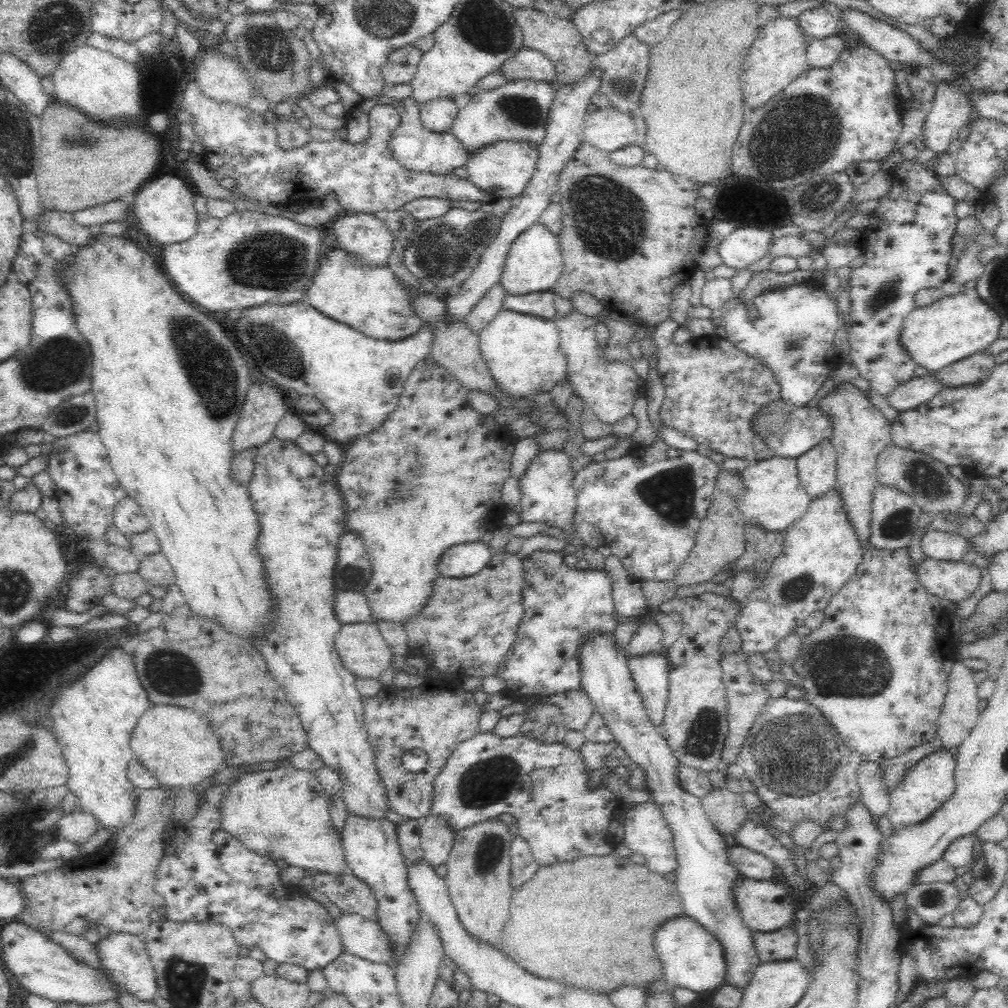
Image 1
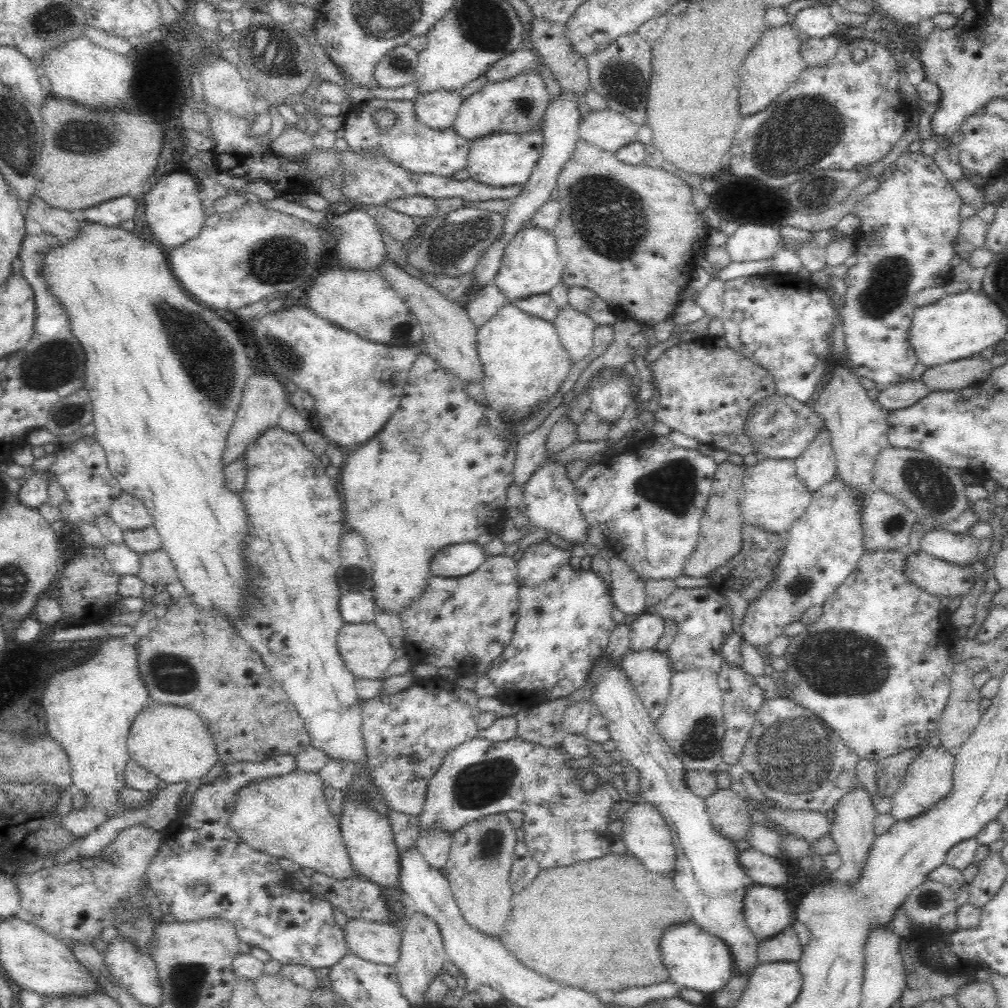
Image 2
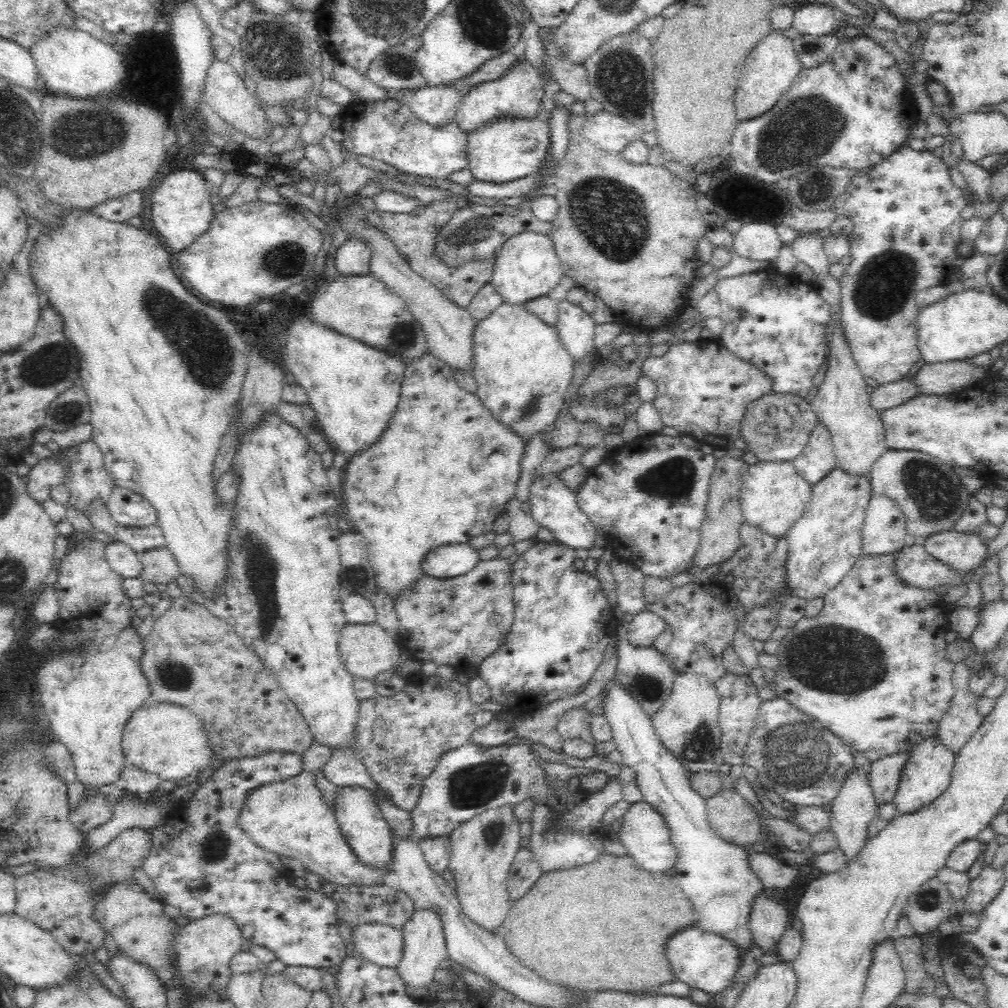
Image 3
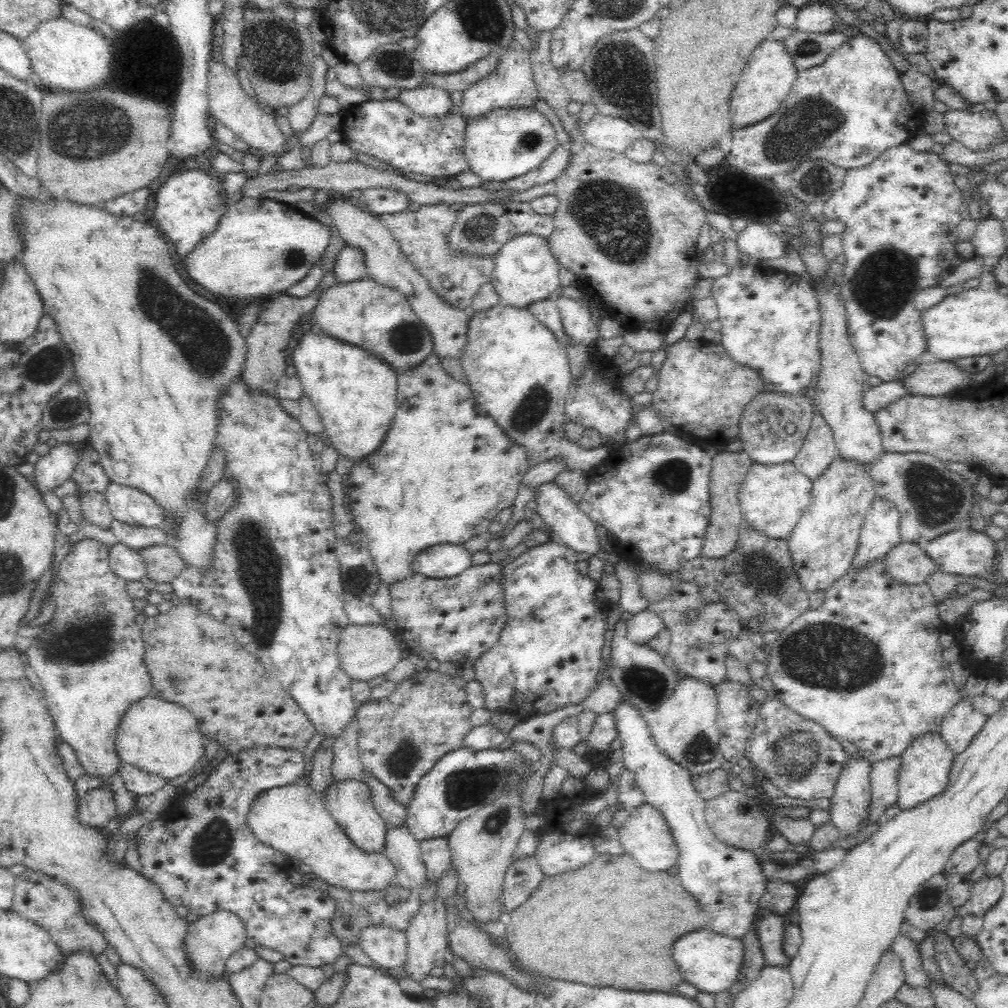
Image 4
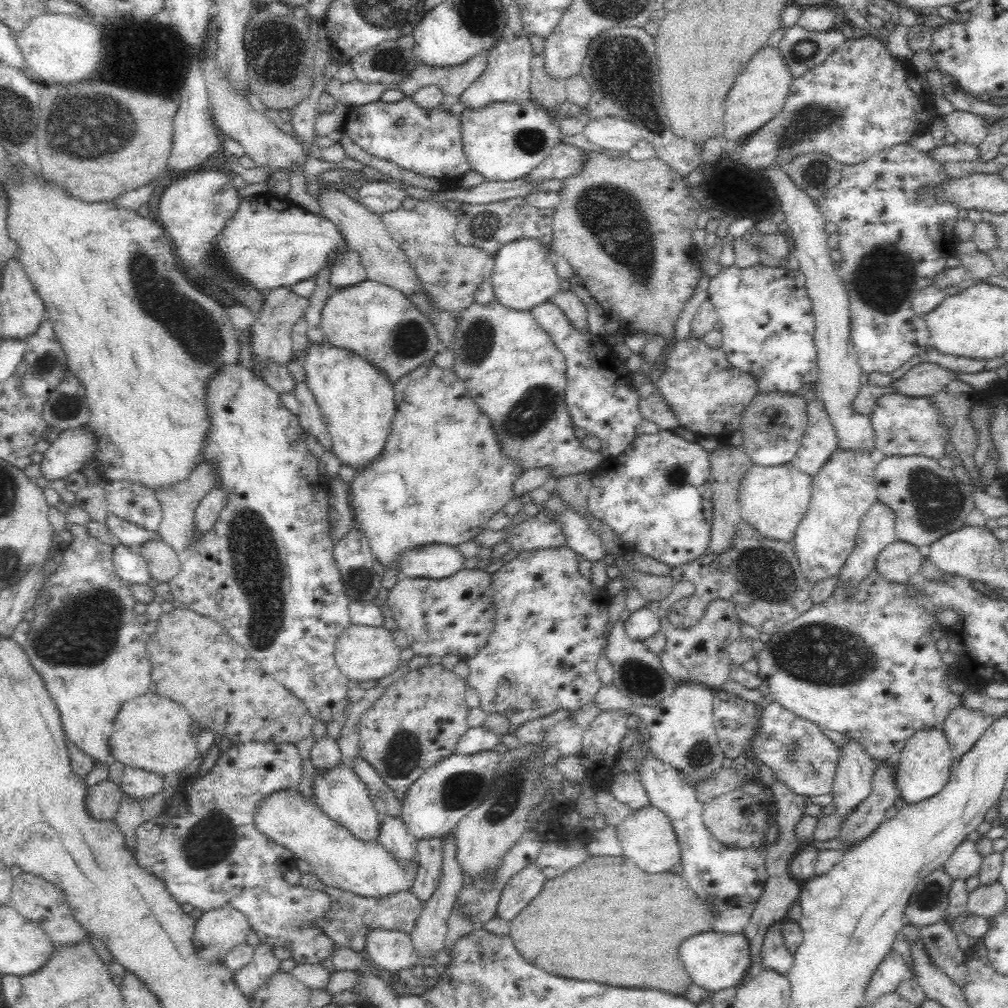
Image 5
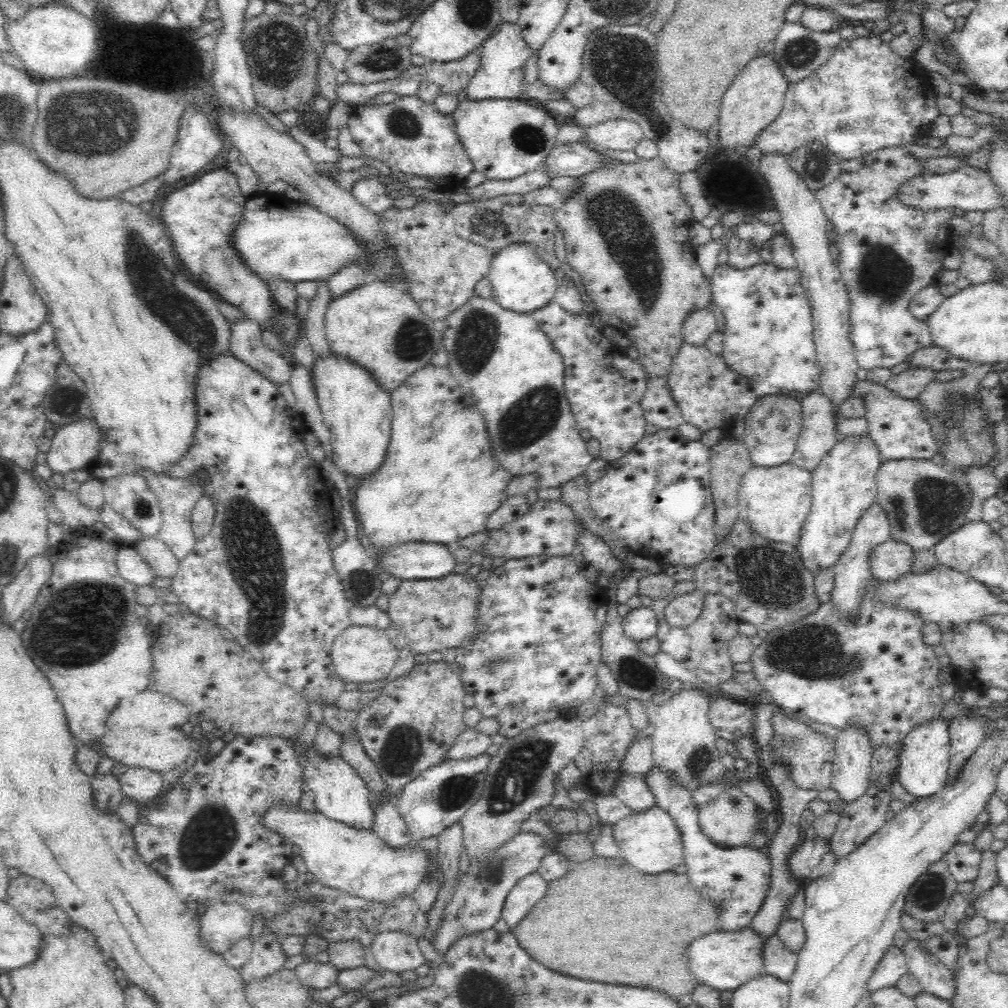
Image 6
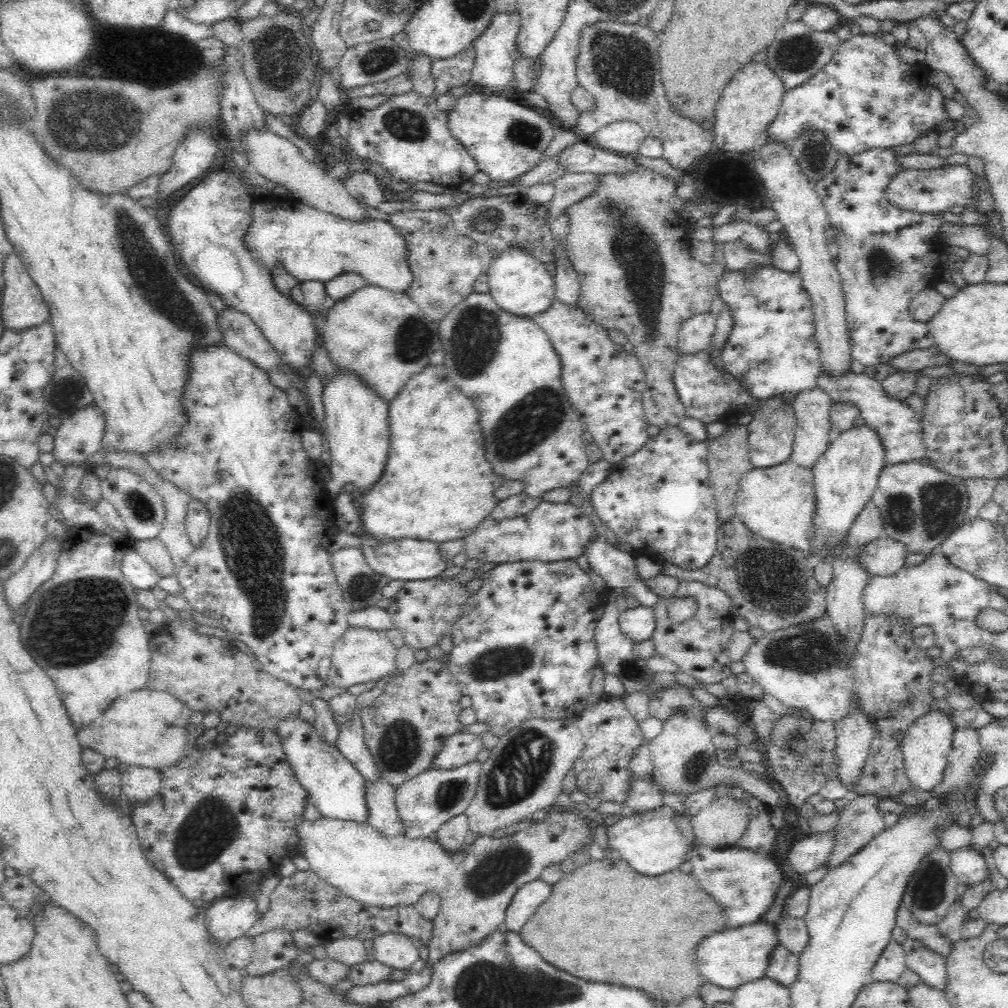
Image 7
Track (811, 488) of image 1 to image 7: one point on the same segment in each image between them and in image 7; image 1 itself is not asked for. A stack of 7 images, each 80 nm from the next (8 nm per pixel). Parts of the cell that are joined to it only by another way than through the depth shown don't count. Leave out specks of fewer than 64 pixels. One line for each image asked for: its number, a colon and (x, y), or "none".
2: (817, 466)
3: (817, 460)
4: (819, 450)
5: (819, 442)
6: (818, 436)
7: (812, 408)

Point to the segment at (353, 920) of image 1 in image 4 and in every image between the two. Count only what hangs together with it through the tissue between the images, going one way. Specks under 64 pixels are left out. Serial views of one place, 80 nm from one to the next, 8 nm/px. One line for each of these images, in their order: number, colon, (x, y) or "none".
2: (379, 943)
3: (381, 944)
4: (387, 947)

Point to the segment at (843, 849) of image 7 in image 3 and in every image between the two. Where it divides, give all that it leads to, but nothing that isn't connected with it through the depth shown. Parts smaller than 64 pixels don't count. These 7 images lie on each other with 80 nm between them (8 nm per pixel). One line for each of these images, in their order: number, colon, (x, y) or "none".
3: (885, 774)
4: (883, 777)
5: (865, 818)
6: (862, 817)

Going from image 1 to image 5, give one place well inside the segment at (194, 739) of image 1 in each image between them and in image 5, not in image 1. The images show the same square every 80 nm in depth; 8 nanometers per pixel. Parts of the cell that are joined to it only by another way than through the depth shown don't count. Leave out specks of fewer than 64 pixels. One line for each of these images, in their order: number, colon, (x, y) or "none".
2: (173, 743)
3: (168, 740)
4: (163, 738)
5: (153, 733)

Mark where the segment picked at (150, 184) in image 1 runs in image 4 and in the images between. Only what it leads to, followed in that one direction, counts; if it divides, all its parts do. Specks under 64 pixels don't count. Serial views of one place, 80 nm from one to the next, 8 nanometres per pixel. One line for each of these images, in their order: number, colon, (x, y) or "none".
2: (173, 211)
3: (180, 211)
4: (188, 205)

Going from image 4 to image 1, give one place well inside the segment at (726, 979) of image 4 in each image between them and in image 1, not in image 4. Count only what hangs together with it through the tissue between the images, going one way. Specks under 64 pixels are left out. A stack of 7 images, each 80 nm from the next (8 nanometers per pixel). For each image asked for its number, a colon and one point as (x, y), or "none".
1: (691, 958)
2: (694, 959)
3: (701, 960)

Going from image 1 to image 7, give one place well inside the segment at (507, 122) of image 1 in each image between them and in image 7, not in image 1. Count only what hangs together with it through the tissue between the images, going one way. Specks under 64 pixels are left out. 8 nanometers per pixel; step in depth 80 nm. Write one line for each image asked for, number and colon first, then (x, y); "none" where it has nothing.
2: (518, 105)
3: (517, 96)
4: (512, 85)
5: (507, 79)
6: (504, 55)
7: (496, 50)

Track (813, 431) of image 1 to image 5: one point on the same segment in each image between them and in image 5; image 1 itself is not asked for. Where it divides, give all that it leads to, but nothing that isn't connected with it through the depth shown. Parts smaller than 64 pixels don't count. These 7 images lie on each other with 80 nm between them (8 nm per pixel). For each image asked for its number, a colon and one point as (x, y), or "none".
2: (779, 427)
3: (776, 427)
4: (773, 426)
5: (772, 426)

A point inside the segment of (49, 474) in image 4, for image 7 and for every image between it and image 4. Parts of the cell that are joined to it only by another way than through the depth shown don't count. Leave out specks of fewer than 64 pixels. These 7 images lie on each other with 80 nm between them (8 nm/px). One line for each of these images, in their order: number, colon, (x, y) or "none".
5: (70, 450)
6: (74, 446)
7: (77, 438)

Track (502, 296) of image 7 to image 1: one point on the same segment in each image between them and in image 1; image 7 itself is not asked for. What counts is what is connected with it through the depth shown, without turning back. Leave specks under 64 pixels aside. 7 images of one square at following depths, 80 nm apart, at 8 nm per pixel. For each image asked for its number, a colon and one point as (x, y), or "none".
1: (534, 263)
2: (531, 265)
3: (526, 266)
4: (525, 271)
5: (524, 275)
6: (522, 282)

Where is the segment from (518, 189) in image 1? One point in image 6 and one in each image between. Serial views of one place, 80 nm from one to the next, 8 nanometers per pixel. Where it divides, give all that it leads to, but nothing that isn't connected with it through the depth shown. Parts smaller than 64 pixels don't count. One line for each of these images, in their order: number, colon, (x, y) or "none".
2: (502, 159)
3: (505, 151)
4: (509, 142)
5: (504, 141)
6: (504, 138)

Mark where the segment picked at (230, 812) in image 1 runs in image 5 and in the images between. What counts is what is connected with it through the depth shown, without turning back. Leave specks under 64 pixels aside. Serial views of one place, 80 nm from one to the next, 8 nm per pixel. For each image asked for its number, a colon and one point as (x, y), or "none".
2: (287, 816)
3: (290, 817)
4: (293, 819)
5: (335, 856)

